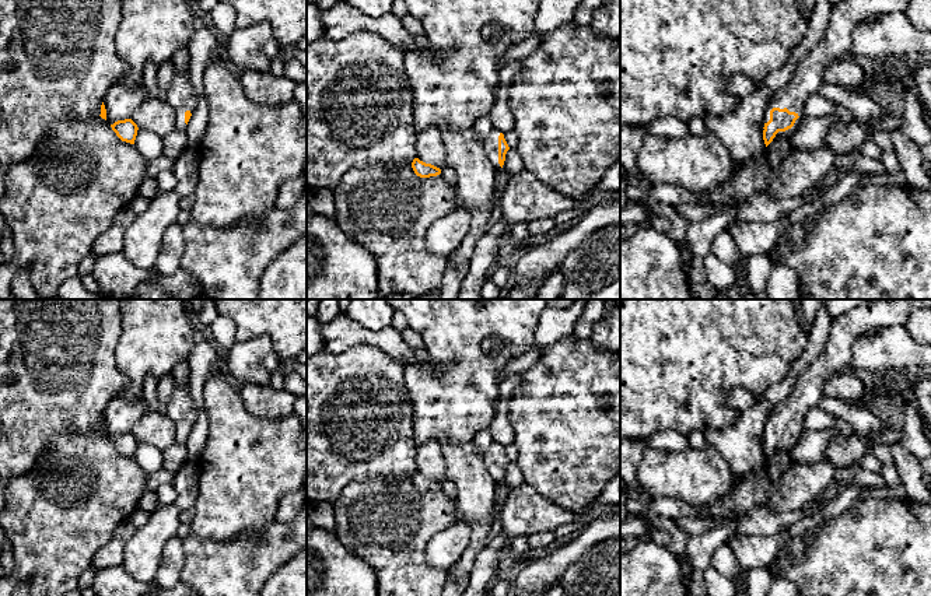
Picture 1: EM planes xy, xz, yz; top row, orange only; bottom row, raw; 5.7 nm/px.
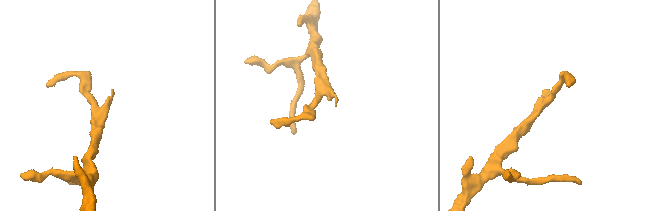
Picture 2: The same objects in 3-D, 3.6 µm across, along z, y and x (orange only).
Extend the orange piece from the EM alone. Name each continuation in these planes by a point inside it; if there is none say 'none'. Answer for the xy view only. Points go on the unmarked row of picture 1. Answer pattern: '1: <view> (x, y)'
1: xy (181, 410)

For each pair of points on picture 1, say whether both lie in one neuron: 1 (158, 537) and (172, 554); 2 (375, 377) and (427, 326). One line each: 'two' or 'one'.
1: two
2: two

